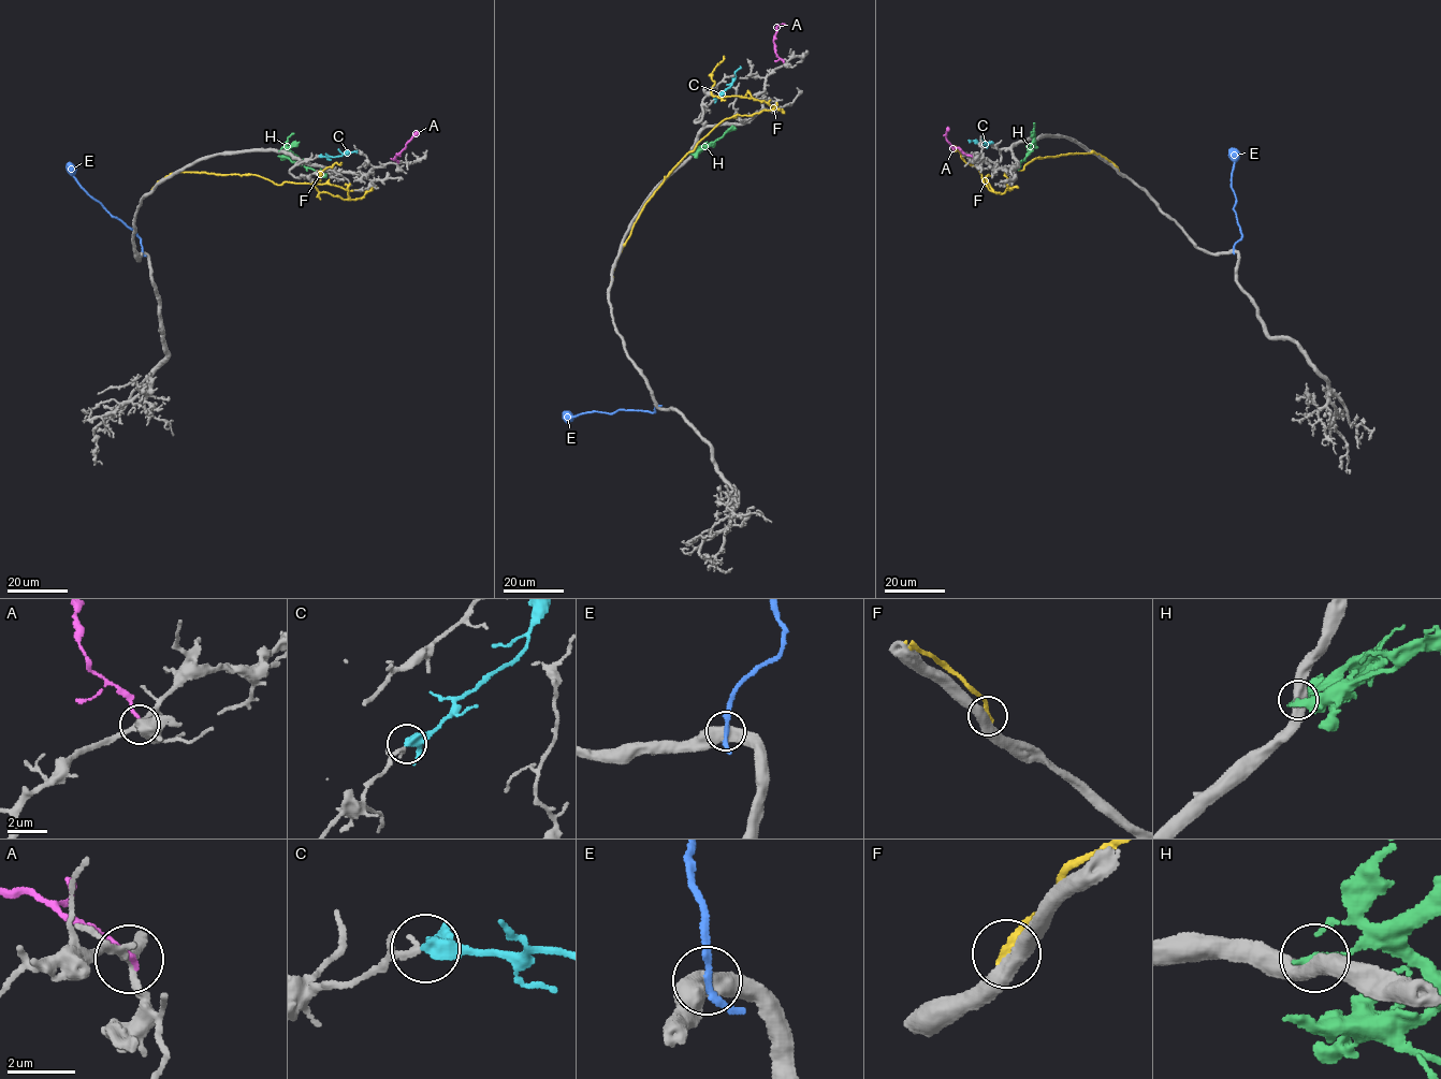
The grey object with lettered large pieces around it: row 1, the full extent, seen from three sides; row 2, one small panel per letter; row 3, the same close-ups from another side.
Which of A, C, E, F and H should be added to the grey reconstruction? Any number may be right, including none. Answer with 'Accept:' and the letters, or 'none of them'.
Accept: C

